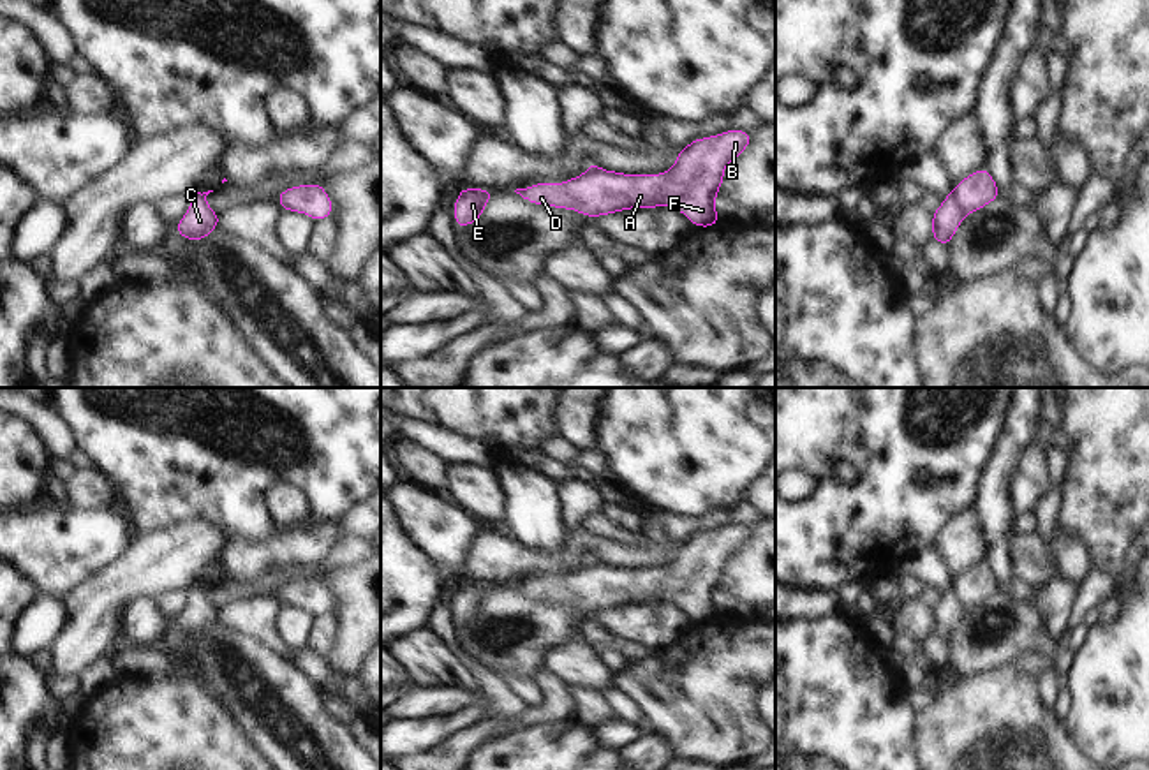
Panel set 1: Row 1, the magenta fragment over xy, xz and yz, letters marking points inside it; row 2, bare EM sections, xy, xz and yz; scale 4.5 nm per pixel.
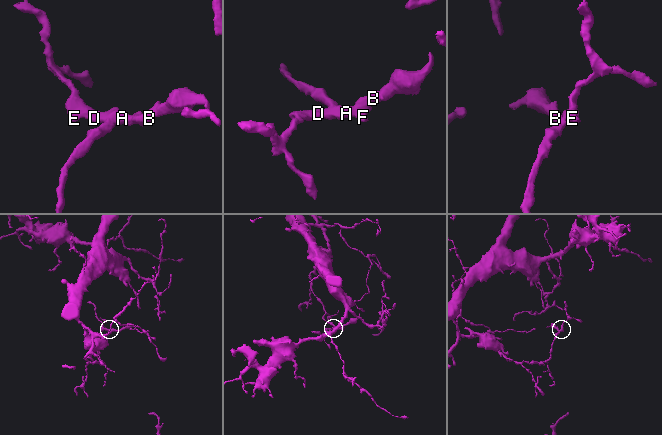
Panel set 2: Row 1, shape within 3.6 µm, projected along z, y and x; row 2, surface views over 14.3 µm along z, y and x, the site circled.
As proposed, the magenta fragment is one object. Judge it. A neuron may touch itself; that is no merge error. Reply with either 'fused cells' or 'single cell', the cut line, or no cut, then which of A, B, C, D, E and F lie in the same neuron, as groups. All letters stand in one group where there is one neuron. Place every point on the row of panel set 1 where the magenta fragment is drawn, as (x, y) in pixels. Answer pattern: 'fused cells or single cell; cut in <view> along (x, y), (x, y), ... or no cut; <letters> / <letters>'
fused cells; cut in yz along (948, 194), (964, 214); A B D E F / C

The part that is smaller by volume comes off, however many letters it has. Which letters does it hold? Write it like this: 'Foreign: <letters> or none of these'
Foreign: A, B, D, E, F

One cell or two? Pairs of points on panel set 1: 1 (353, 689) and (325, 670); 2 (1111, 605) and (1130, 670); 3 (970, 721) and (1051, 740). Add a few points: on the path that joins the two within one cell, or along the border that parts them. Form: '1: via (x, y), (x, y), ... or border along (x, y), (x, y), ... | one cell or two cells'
1: via (346, 688), (332, 677) | one cell
2: border along (1118, 591), (1119, 615), (1112, 622), (1100, 624) | two cells
3: via (989, 740), (1031, 740) | one cell

